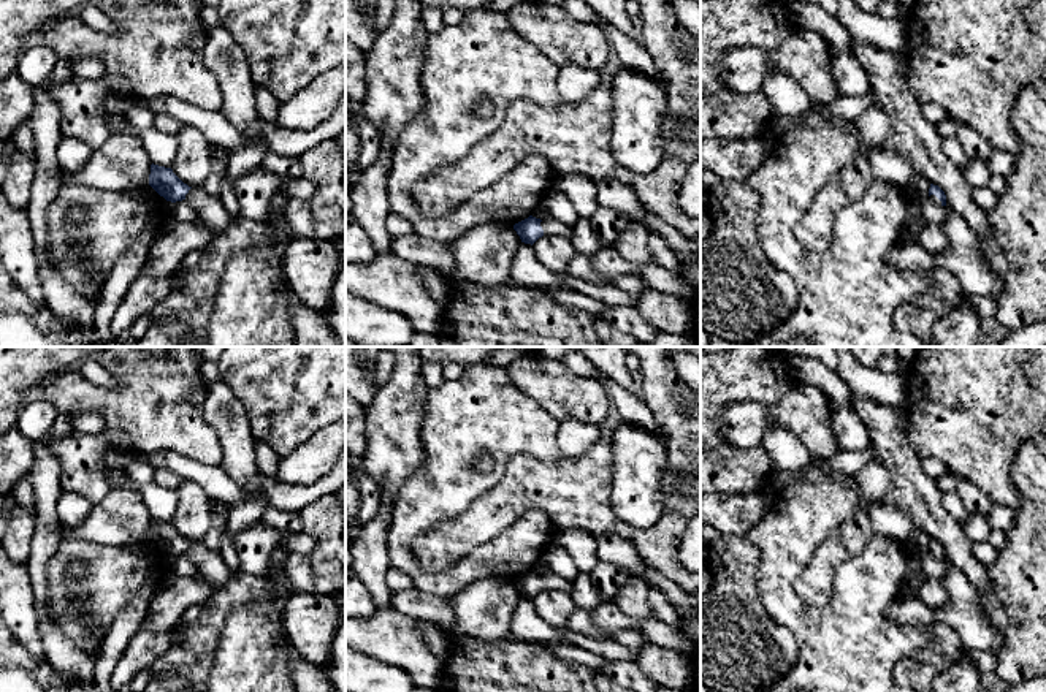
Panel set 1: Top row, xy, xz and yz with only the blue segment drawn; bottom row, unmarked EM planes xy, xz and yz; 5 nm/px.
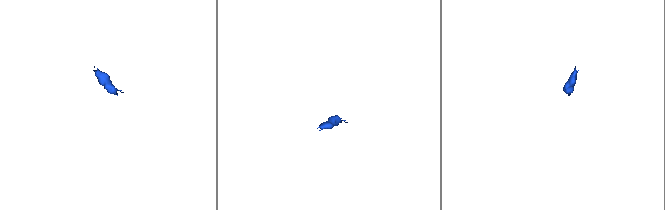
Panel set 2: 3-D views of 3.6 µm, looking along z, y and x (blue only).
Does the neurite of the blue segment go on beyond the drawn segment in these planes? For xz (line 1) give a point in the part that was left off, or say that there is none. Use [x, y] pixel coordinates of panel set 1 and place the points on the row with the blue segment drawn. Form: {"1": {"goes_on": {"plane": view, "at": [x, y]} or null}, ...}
{"1": {"goes_on": {"plane": "xz", "at": [549, 225]}}}

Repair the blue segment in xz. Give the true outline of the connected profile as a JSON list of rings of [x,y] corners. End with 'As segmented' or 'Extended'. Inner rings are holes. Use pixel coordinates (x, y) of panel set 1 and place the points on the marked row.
[[[529,215],[528,219],[515,223],[513,230],[520,236],[521,242],[533,245],[544,234],[559,234],[571,238],[574,225],[564,225],[552,217],[540,220]]]. Extended

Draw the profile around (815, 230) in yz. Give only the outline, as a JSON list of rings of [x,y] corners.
[[[861,149],[856,158],[834,173],[815,195],[794,234],[799,242],[815,252],[829,249],[834,241],[834,223],[837,214],[856,204],[875,182],[868,149]]]

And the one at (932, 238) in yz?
[[[927,223],[916,241],[921,247],[927,250],[930,257],[937,260],[949,245],[949,239],[943,226],[937,223]]]

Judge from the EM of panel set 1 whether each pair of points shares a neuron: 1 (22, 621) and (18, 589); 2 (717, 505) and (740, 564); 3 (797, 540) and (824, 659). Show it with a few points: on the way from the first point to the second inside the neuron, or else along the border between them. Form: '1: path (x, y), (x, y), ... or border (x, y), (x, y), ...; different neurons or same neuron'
1: path (19, 613), (18, 597); same neuron
2: border (720, 534), (744, 537); different neurons
3: path (785, 570), (785, 600), (813, 629); same neuron

